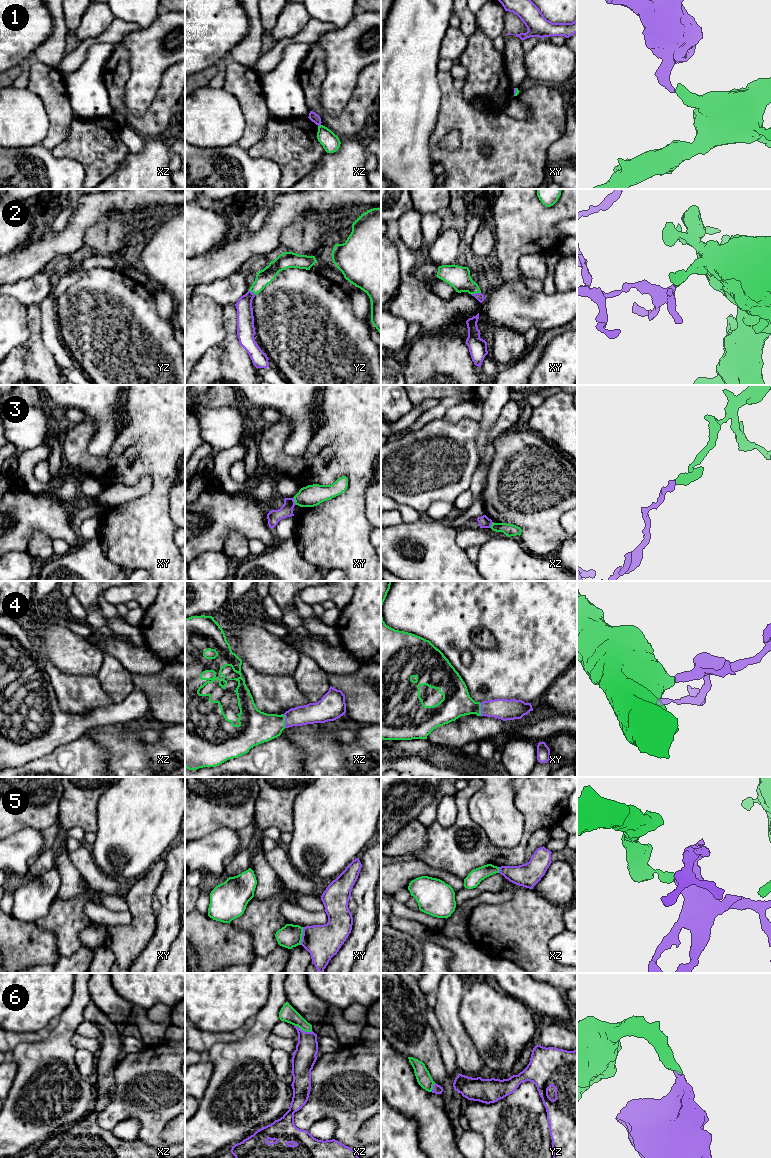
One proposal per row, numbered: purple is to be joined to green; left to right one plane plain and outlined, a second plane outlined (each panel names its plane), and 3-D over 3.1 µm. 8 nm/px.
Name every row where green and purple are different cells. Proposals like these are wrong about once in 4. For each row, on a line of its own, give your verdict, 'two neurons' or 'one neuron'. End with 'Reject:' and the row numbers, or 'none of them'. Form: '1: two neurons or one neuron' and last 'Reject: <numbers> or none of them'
1: two neurons
2: one neuron
3: two neurons
4: one neuron
5: two neurons
6: one neuron
Reject: 1, 3, 5

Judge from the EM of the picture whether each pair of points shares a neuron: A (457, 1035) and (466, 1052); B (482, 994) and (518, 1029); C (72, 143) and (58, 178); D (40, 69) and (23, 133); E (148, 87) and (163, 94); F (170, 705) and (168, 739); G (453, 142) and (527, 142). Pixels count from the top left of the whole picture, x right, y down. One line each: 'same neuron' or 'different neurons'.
A: same neuron
B: same neuron
C: different neurons
D: different neurons
E: different neurons
F: different neurons
G: different neurons

